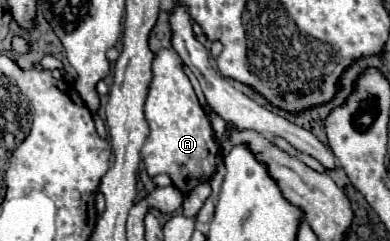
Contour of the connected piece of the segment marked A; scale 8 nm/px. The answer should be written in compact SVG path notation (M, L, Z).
M162 48L152 60L152 82L144 114L150 134L142 146L142 160L150 178L168 174L182 194L188 194L194 186L212 178L216 166L222 162L220 146L212 136L210 120L198 104L194 88L184 72L184 62L174 50Z

